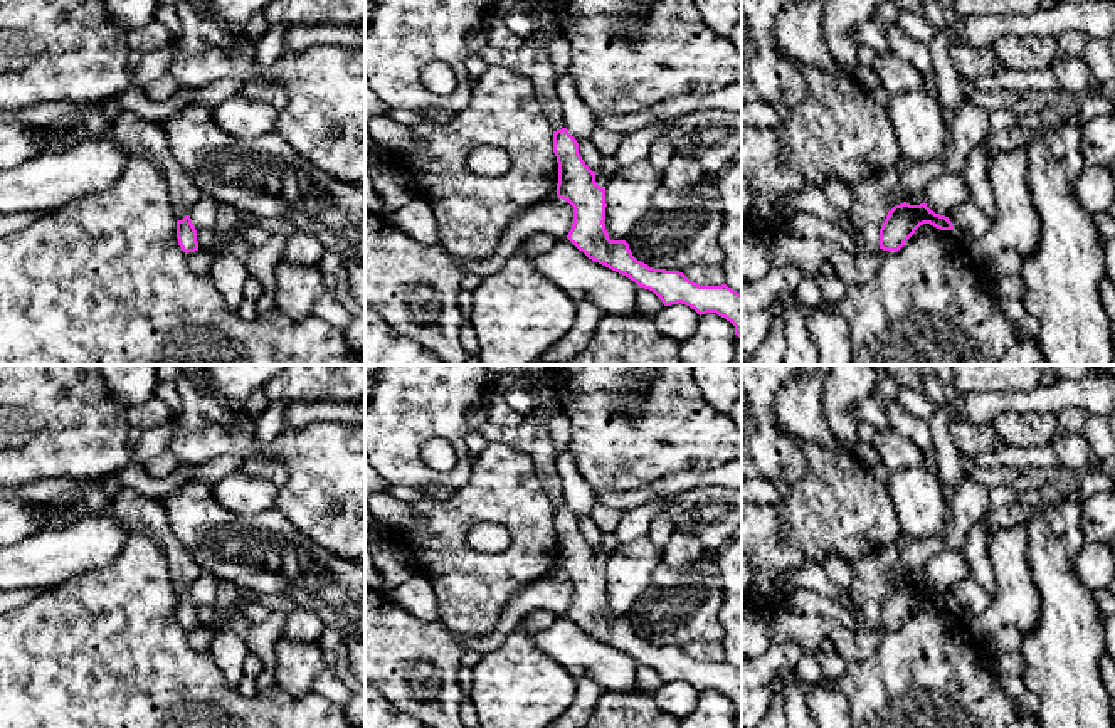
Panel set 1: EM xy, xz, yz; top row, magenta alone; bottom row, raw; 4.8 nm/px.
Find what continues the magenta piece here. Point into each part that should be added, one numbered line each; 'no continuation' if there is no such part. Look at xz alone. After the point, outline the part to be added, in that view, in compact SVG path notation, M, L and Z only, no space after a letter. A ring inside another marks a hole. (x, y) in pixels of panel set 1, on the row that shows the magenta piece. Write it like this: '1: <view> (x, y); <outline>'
1: xz (532, 59); M547 0L531 2L531 24L533 30L525 45L518 50L488 49L484 57L491 64L503 64L531 79L536 89L536 101L553 131L565 128L563 106L557 94L557 77L552 67L547 49L540 44L538 35L550 27L558 27L553 12Z

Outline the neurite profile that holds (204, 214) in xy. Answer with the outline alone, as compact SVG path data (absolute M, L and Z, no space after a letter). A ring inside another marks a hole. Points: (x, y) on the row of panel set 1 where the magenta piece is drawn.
M207 193L200 195L200 198L190 210L190 219L197 232L215 227L217 207L219 203L210 195Z

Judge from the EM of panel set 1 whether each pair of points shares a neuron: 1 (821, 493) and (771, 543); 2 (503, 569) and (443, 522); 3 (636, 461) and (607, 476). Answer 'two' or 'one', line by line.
1: two
2: one
3: one

